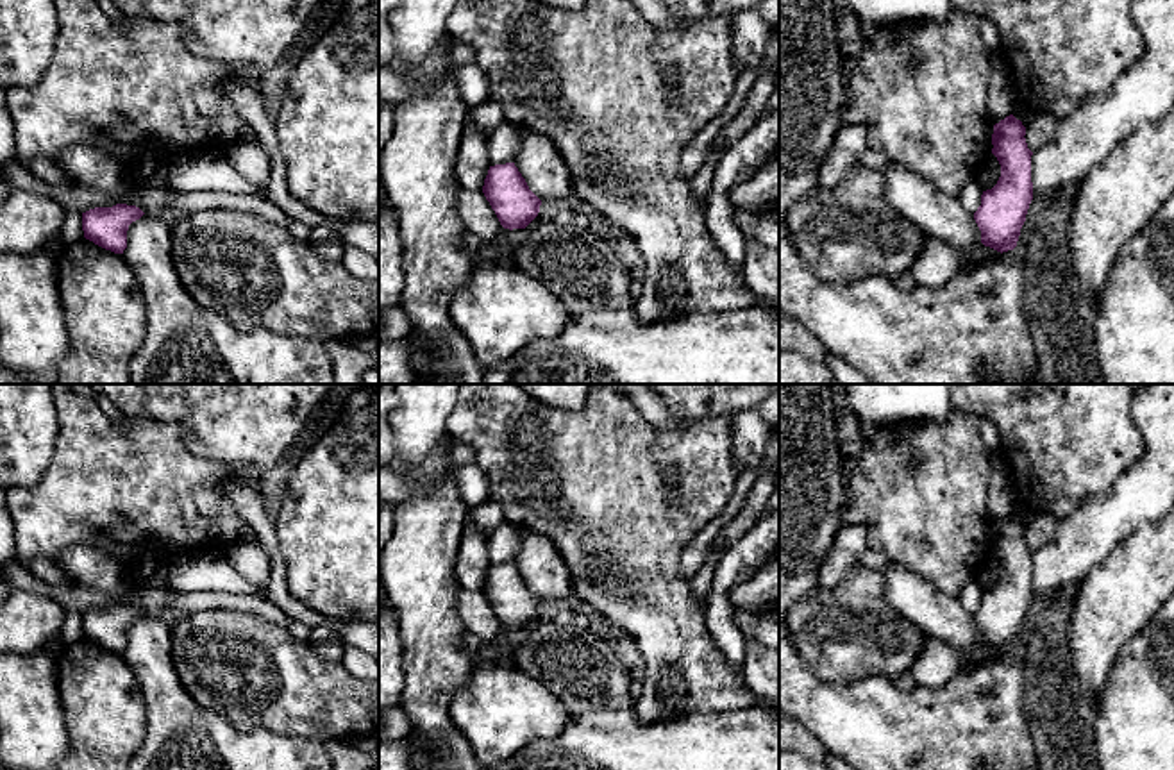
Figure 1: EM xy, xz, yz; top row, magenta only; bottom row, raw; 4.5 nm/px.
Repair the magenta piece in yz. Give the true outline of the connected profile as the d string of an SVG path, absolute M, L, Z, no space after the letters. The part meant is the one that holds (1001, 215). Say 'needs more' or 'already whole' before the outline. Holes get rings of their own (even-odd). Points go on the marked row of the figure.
already whole; M1013 114L994 125L992 154L1001 164L1001 177L992 189L983 191L974 220L981 243L997 252L1017 247L1020 229L1033 200L1031 155L1026 127Z

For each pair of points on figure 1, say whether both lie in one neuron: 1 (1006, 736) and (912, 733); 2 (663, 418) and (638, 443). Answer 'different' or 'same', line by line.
1: same
2: different

